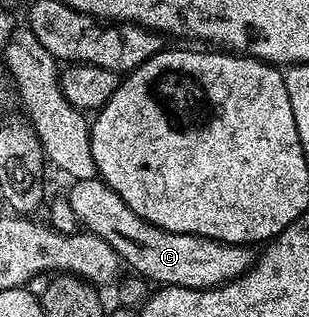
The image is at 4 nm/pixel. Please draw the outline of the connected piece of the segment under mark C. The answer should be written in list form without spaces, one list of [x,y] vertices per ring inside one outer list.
[[[101,178],[76,180],[71,184],[67,200],[76,212],[76,218],[86,231],[109,242],[117,250],[120,261],[132,273],[146,278],[152,285],[168,288],[218,288],[239,276],[244,276],[255,263],[257,256],[248,245],[226,244],[213,238],[177,234],[154,228],[145,222]]]

